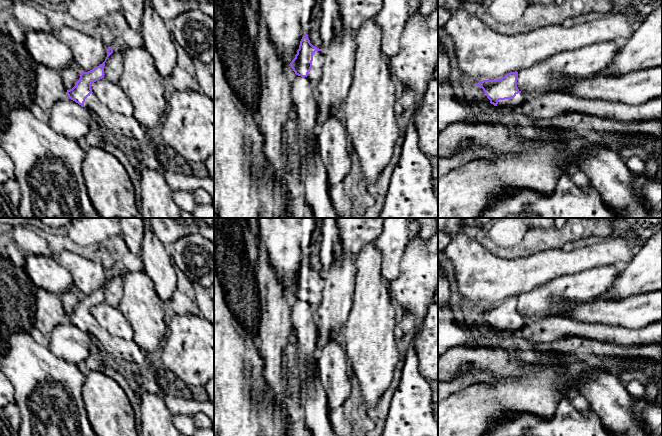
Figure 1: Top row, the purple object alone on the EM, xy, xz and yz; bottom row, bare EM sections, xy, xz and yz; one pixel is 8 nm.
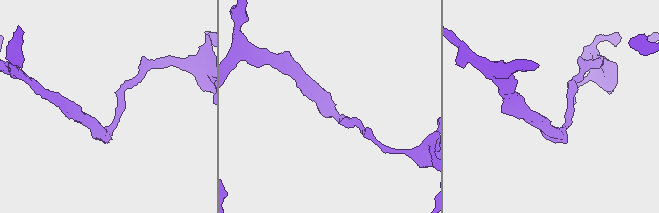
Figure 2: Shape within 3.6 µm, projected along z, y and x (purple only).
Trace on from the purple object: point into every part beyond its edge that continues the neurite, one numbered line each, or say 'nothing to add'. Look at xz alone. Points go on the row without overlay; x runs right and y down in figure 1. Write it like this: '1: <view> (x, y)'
1: xz (315, 297)

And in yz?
1: yz (515, 326)

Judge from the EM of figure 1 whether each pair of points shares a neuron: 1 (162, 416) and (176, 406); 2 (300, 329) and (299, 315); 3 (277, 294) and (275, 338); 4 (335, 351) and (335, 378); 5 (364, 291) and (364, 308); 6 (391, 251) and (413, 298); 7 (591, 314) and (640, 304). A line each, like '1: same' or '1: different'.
1: different
2: same
3: same
4: same
5: same
6: different
7: same

